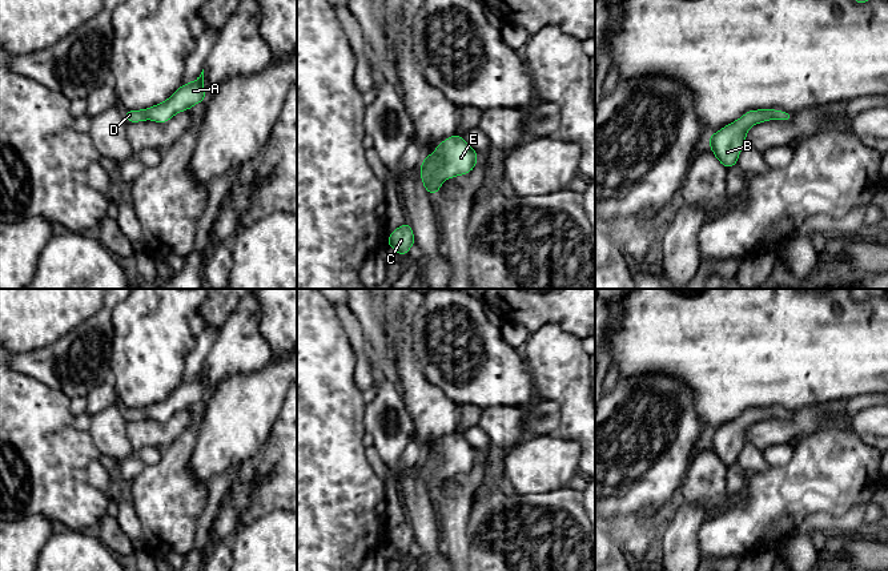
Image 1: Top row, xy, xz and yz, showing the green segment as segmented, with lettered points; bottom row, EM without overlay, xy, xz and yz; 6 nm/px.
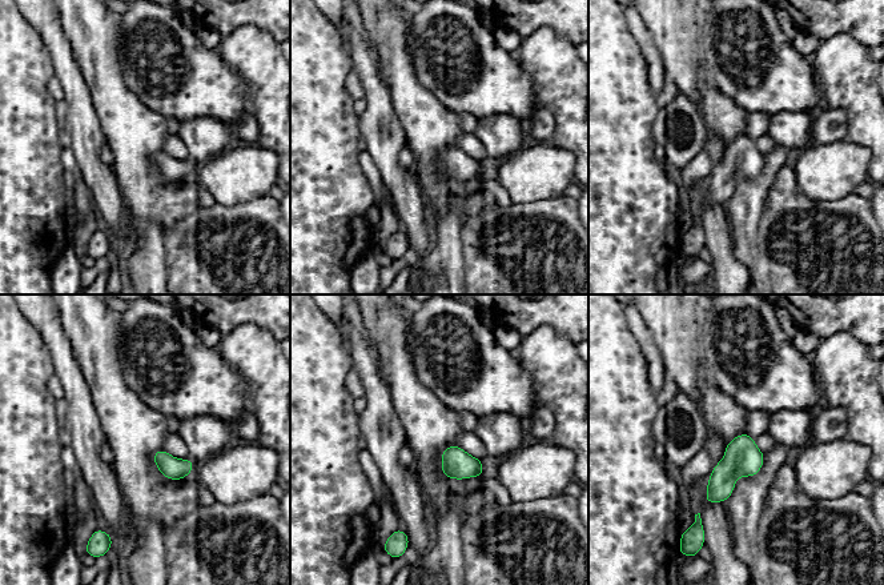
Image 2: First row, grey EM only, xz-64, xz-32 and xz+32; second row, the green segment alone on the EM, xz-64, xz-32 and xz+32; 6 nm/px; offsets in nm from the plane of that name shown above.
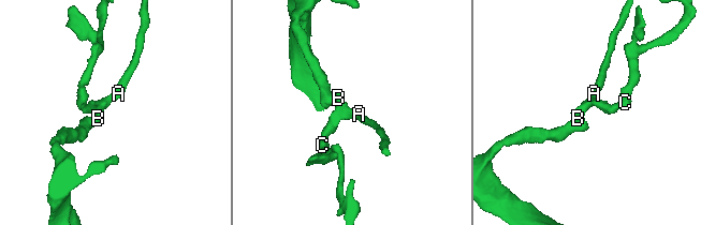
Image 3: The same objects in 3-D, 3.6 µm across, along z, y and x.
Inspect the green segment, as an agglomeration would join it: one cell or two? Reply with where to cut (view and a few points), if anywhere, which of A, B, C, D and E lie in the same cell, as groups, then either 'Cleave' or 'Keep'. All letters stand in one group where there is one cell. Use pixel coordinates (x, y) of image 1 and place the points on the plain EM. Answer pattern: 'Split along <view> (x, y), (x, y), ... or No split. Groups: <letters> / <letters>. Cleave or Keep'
No split. Groups: A B C D E. Keep

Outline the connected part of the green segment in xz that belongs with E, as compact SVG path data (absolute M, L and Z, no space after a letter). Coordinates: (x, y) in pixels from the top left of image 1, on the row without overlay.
M453 433L435 445L435 450L423 455L419 465L421 479L429 492L435 494L445 478L469 473L477 463L478 453L465 438L463 434Z

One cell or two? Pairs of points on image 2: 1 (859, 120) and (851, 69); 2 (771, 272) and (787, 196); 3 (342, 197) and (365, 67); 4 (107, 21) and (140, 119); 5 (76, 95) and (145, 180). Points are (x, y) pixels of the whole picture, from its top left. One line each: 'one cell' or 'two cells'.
1: one cell
2: one cell
3: two cells
4: one cell
5: two cells

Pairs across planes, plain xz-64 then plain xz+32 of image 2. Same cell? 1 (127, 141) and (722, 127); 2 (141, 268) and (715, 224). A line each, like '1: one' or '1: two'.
1: one
2: two

